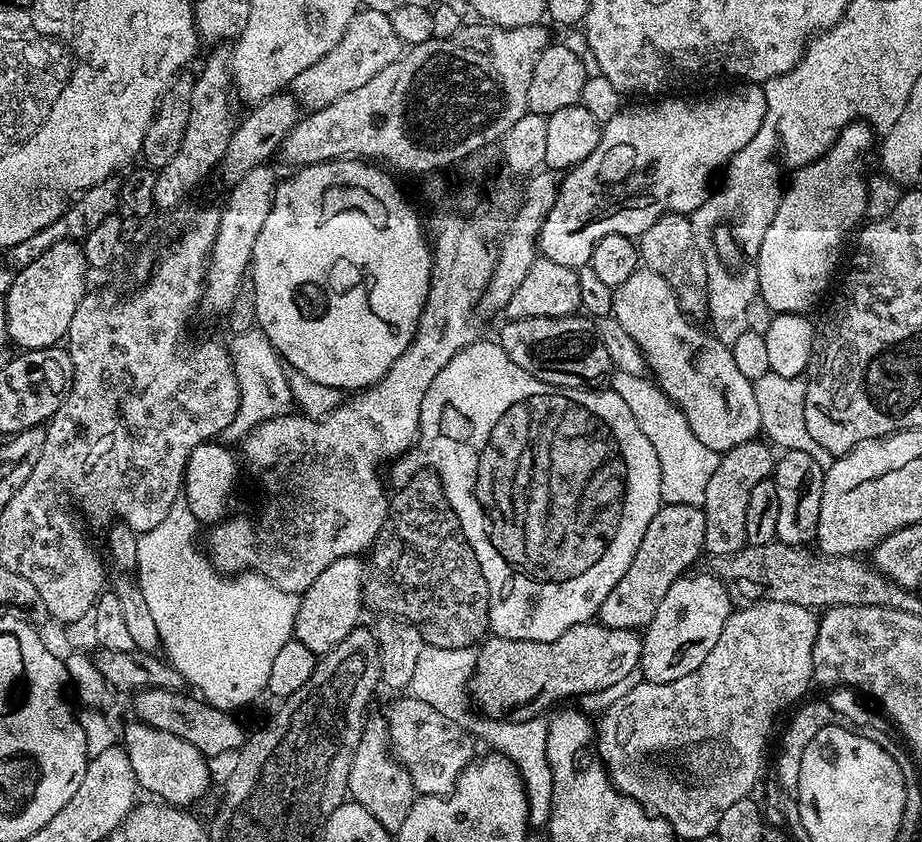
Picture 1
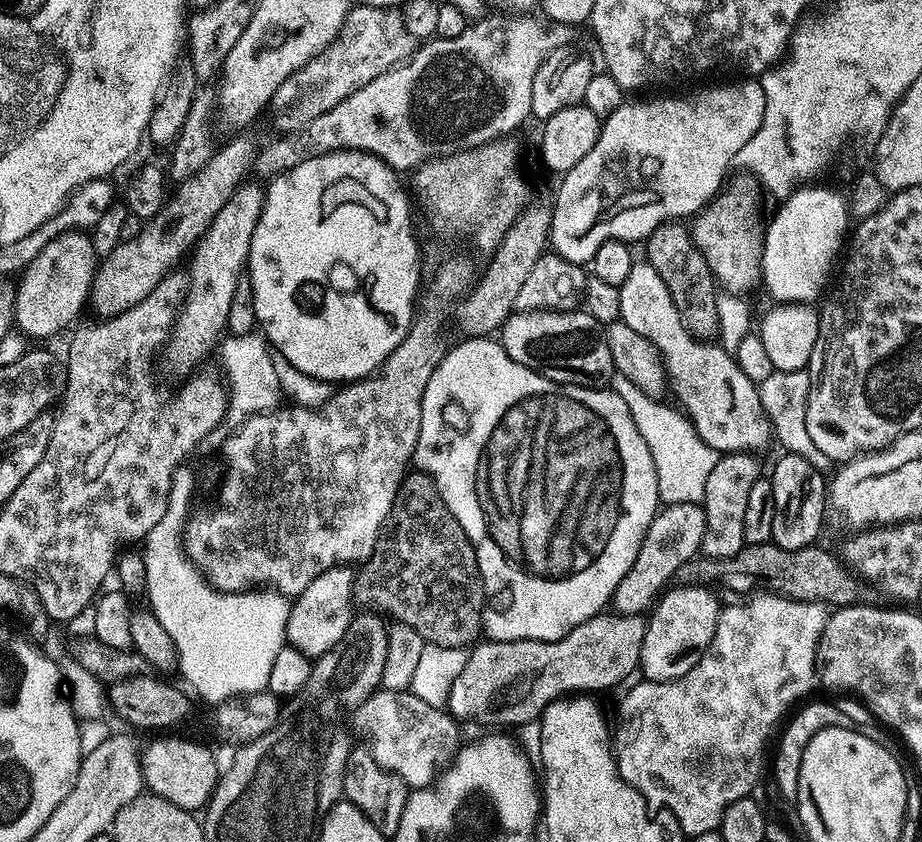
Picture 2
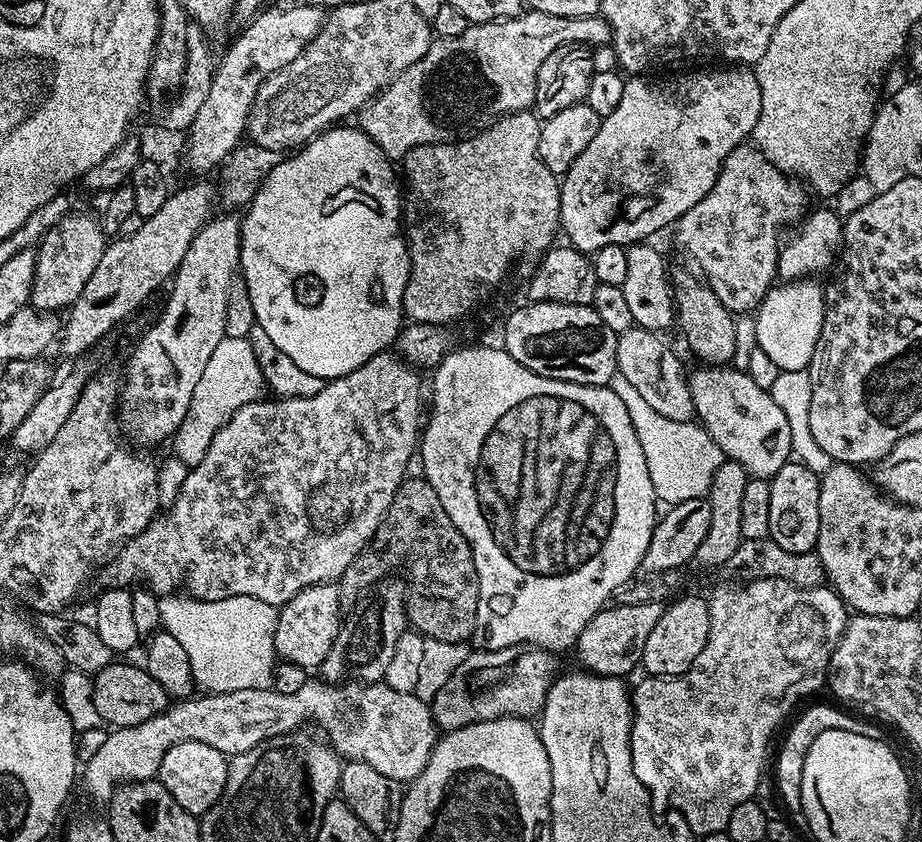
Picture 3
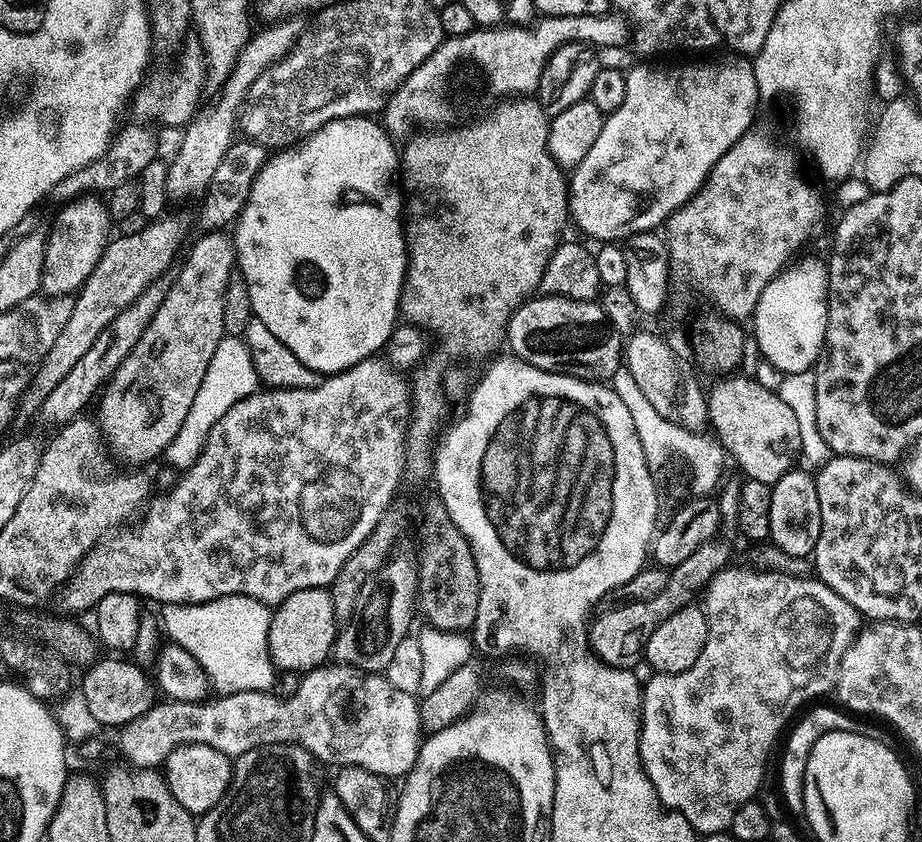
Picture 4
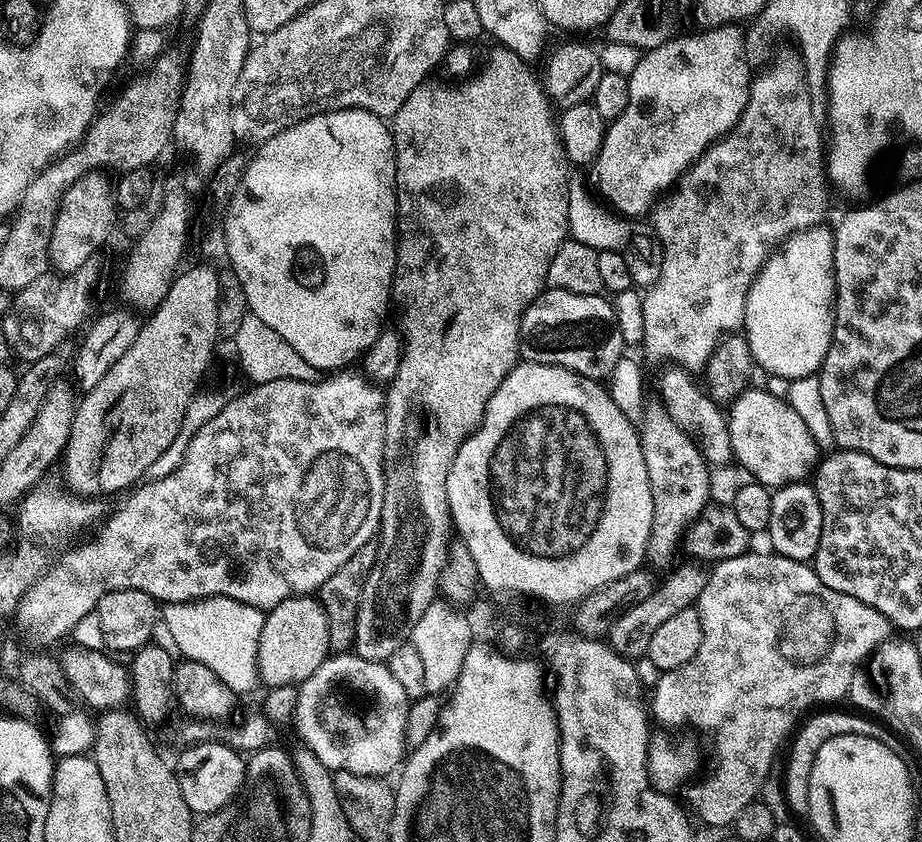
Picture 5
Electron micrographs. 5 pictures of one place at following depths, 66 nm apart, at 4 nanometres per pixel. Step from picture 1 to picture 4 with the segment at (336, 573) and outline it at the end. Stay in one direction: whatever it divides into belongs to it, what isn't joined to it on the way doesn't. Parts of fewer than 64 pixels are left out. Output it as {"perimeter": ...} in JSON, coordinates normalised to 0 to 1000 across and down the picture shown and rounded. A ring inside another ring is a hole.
{"perimeter":[[[357,700],[323,701],[305,717],[298,719],[291,749],[291,781],[305,799],[336,798],[348,792],[361,778],[366,754],[367,740]]]}

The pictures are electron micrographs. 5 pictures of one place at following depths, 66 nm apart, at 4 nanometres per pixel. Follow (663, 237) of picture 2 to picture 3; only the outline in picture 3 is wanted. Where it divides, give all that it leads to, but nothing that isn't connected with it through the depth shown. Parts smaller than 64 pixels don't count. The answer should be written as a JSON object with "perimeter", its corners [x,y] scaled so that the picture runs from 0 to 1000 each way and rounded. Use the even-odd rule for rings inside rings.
{"perimeter":[[[754,322],[732,323],[727,328],[727,341],[731,357],[731,380],[738,385],[738,394],[746,407],[746,413],[759,426],[764,435],[785,435],[794,429],[798,412],[796,411],[796,387],[798,381],[795,372],[790,369],[783,359],[779,359],[779,349],[774,349],[768,334],[760,330]]]}

